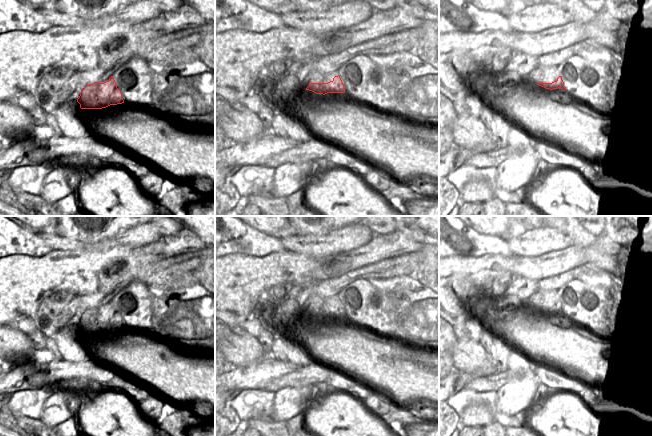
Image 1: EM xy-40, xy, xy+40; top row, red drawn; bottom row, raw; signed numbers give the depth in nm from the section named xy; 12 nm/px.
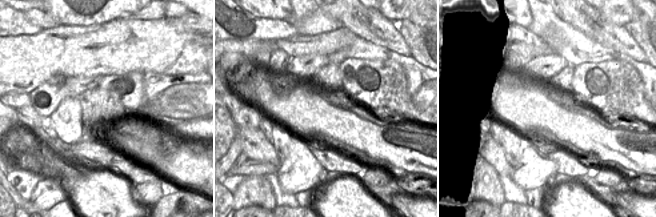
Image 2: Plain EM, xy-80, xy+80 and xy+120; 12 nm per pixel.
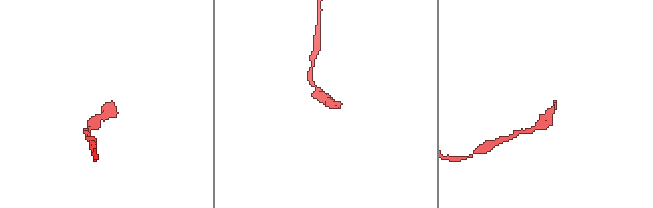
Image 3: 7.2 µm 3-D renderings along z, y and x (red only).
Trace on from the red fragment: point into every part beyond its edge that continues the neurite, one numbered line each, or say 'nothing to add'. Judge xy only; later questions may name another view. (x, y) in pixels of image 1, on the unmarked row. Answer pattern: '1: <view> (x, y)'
nothing to add.

